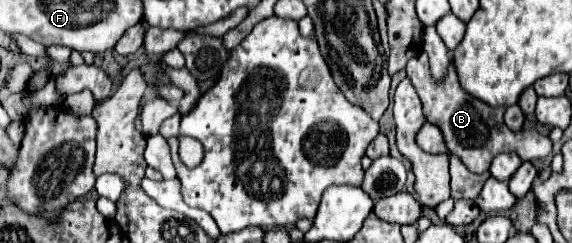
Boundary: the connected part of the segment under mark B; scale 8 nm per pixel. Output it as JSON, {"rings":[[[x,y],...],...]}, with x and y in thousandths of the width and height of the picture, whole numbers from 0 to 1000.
{"rings":[[[734,214],[734,230],[724,230],[720,247],[713,247],[710,296],[738,412],[745,494],[762,510],[776,543],[787,634],[797,634],[822,708],[829,716],[850,708],[857,691],[860,650],[874,626],[902,626],[913,658],[937,658],[965,634],[965,576],[958,560],[948,560],[937,535],[895,543],[892,527],[885,527],[878,494],[881,444],[853,444],[846,420],[818,395],[804,362],[790,263],[783,280],[783,329],[776,329],[776,346],[762,346],[755,329],[745,214]]]}

